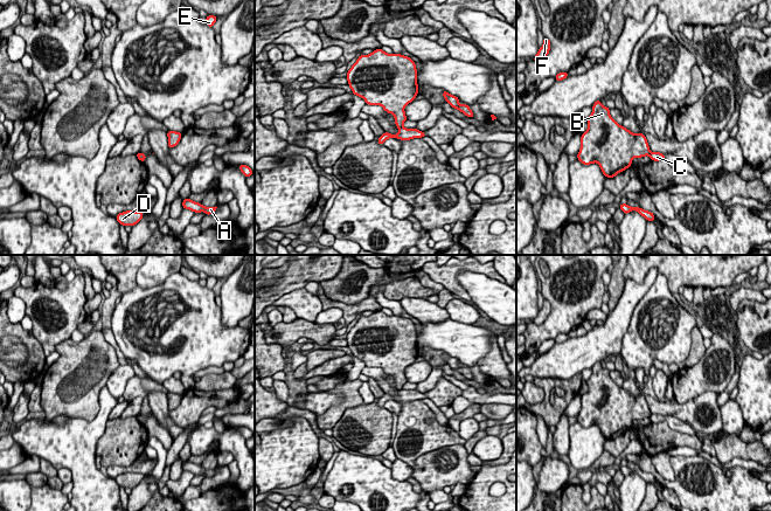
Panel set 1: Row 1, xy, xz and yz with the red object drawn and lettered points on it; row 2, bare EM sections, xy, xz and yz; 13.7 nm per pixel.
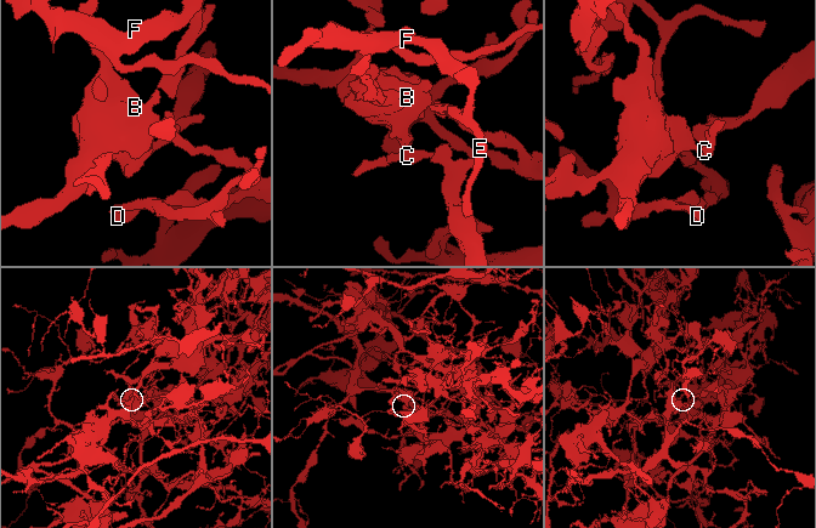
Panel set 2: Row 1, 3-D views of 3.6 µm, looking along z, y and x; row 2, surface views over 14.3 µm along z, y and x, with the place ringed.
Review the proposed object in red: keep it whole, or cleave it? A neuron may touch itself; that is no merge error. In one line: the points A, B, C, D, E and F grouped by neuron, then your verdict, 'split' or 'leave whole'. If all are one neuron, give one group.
A C D E F / B | split

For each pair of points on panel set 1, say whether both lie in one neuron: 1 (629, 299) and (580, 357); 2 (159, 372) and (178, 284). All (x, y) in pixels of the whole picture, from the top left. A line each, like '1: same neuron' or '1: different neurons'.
1: same neuron
2: same neuron

